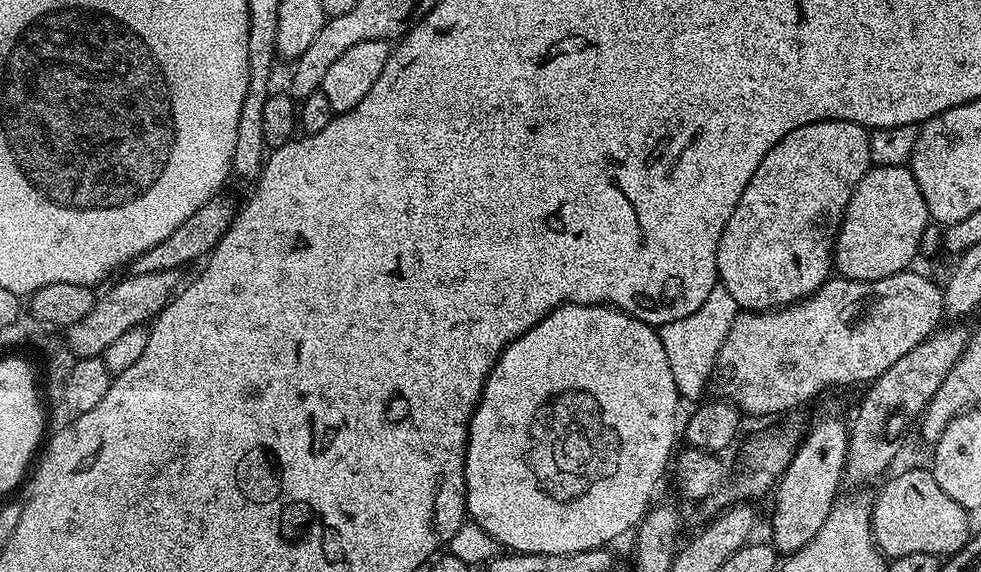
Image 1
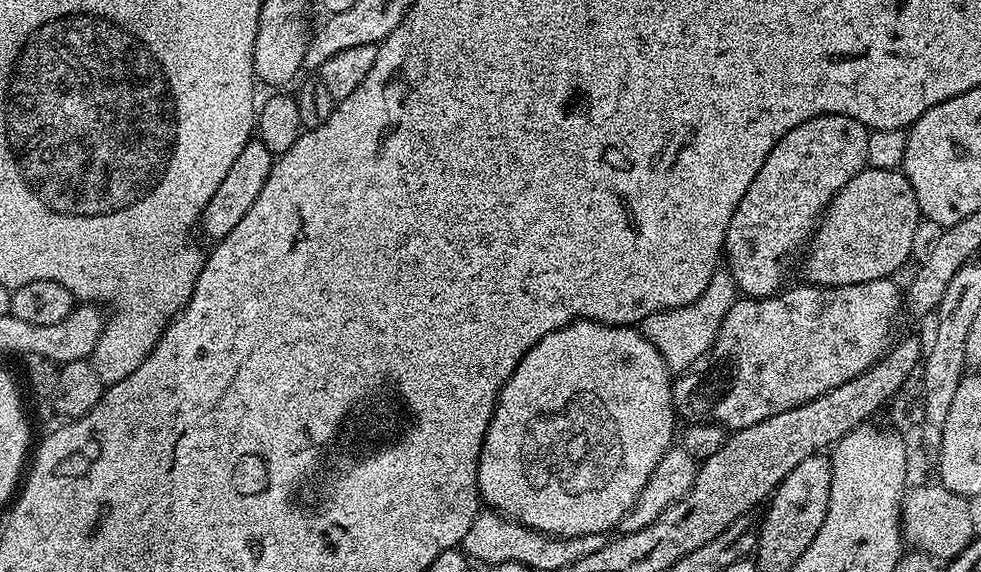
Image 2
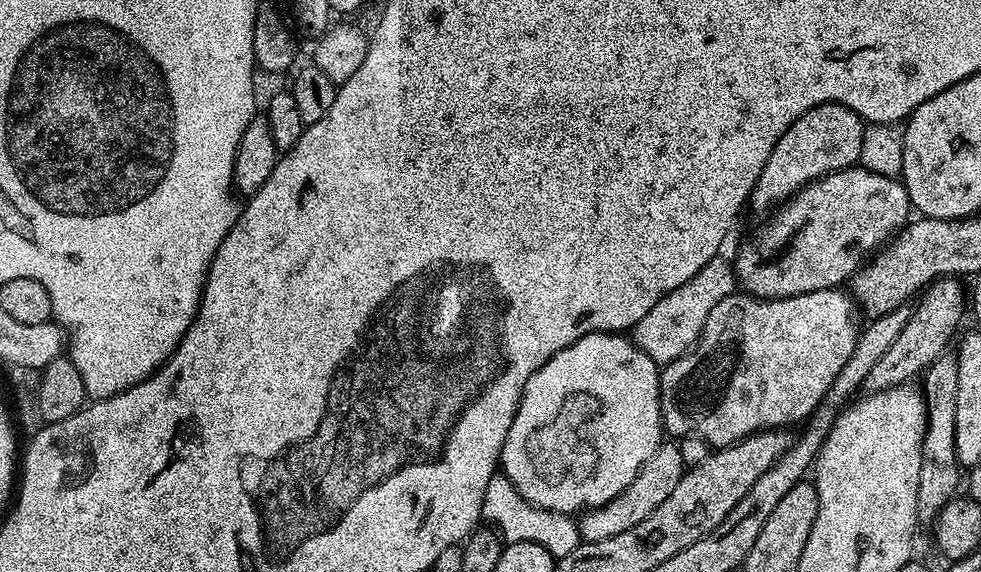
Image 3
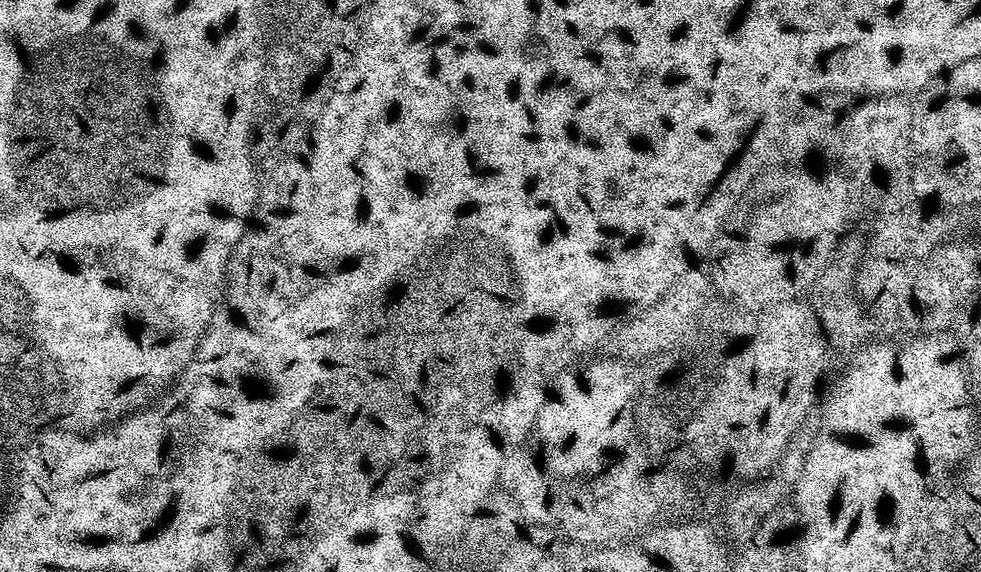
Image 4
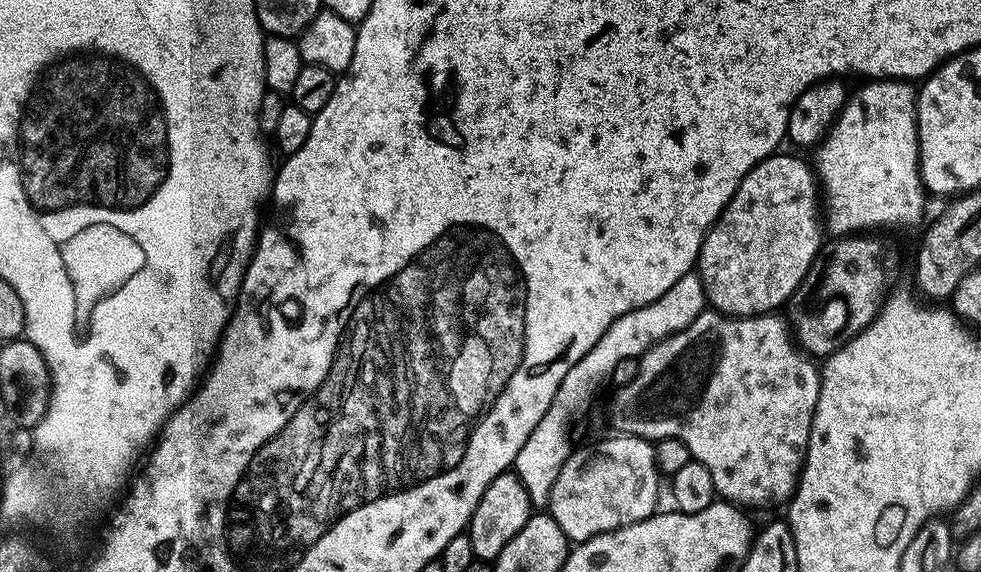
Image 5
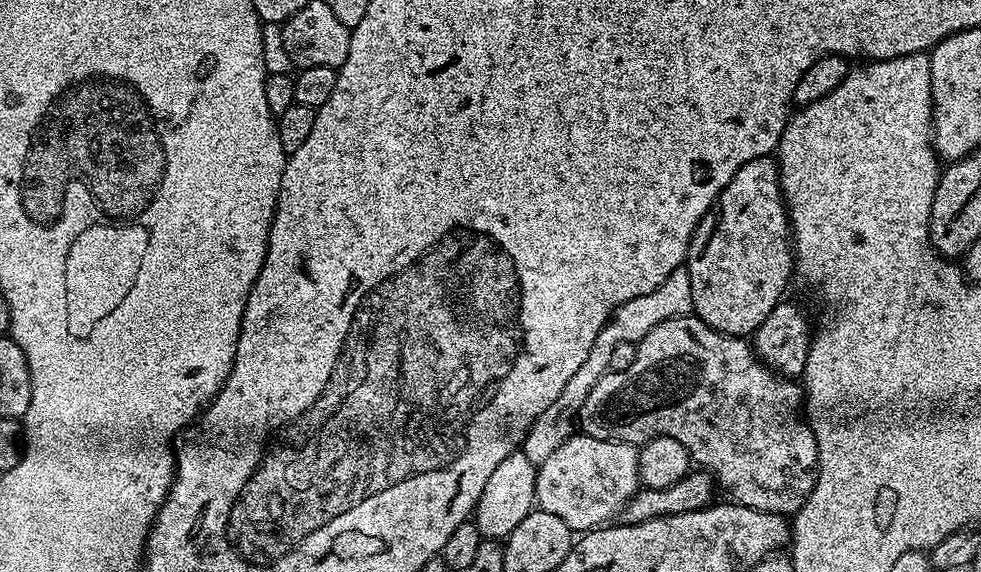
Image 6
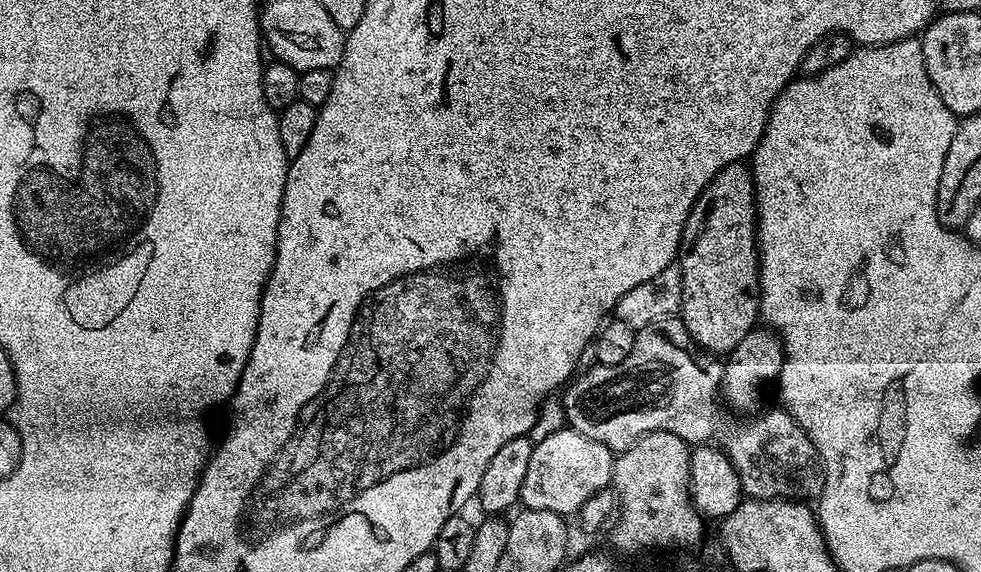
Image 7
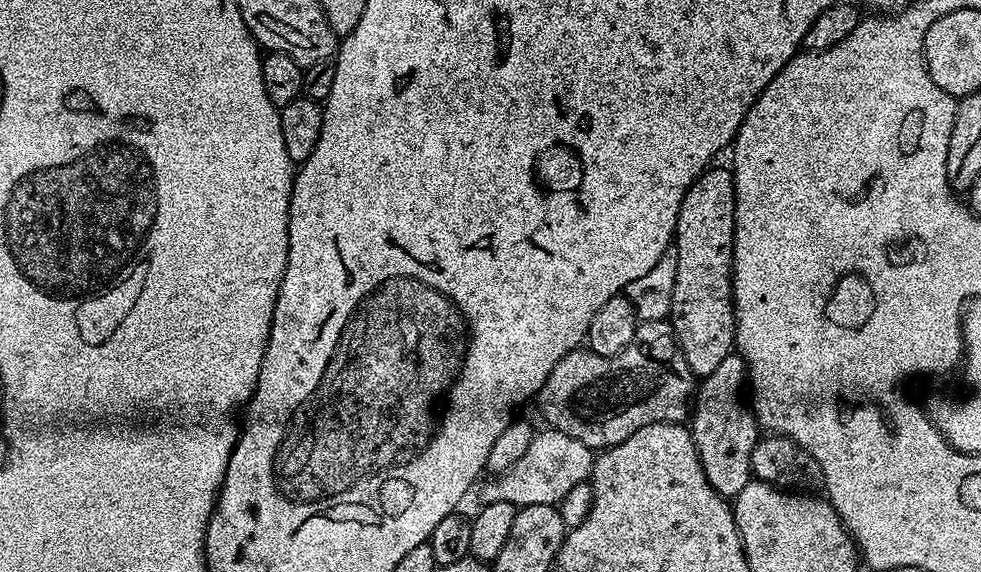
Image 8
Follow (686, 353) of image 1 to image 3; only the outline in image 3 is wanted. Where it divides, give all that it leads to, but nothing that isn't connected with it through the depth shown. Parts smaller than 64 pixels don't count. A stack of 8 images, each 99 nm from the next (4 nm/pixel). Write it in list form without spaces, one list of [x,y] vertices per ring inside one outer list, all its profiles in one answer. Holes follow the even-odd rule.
[[[717,254],[714,258],[710,258],[710,262],[706,262],[706,266],[702,266],[702,270],[698,270],[698,274],[694,274],[694,278],[690,278],[690,282],[682,282],[682,286],[678,286],[678,290],[670,290],[670,294],[666,294],[666,298],[654,302],[654,307],[642,318],[642,322],[638,322],[630,329],[630,338],[642,351],[650,354],[650,358],[657,366],[674,362],[696,344],[696,340],[706,326],[706,318],[710,318],[710,310],[714,310],[714,306],[718,306],[718,302],[722,302],[722,298],[733,295],[737,288],[738,281],[733,261],[729,257],[727,260],[724,254]]]

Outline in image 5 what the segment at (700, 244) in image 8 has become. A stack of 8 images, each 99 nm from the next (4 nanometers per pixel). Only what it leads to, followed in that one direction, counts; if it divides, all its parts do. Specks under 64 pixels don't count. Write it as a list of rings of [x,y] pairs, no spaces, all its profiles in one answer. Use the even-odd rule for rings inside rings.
[[[773,154],[767,156],[762,162],[758,162],[752,167],[750,174],[746,174],[746,178],[742,178],[738,190],[734,190],[730,202],[725,206],[724,212],[716,220],[716,223],[712,225],[711,230],[706,234],[706,238],[700,247],[698,275],[704,287],[705,301],[707,301],[715,311],[722,313],[724,316],[731,316],[733,318],[738,316],[762,316],[783,309],[785,305],[787,305],[788,299],[794,294],[794,290],[798,290],[802,278],[806,278],[810,266],[816,261],[817,255],[821,251],[822,239],[820,240],[820,228],[822,232],[822,224],[818,219],[818,181],[813,169],[810,167],[809,161],[807,164],[806,161],[799,160],[796,156],[780,155],[781,154]]]

